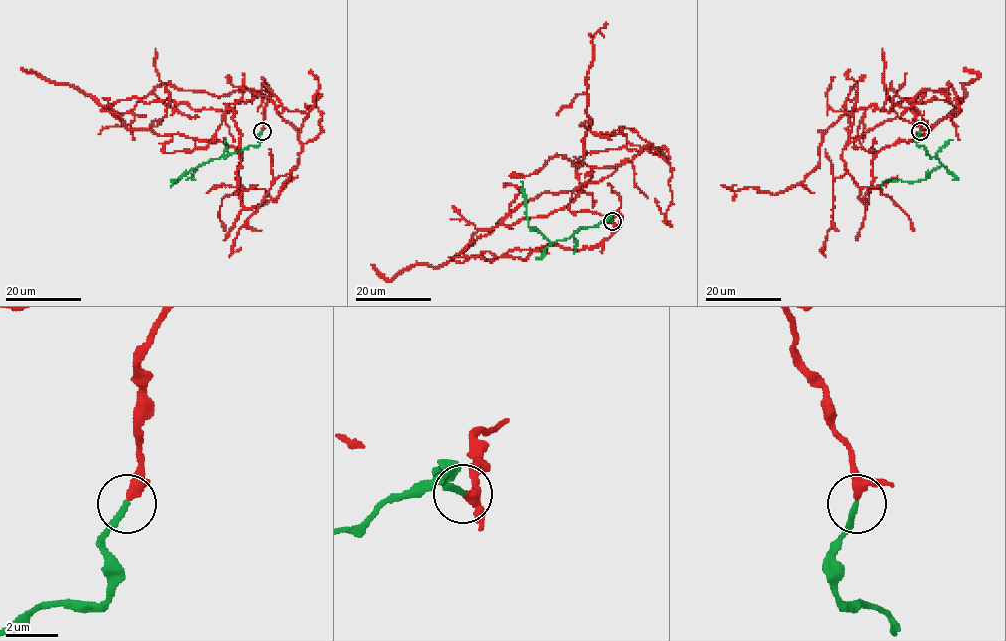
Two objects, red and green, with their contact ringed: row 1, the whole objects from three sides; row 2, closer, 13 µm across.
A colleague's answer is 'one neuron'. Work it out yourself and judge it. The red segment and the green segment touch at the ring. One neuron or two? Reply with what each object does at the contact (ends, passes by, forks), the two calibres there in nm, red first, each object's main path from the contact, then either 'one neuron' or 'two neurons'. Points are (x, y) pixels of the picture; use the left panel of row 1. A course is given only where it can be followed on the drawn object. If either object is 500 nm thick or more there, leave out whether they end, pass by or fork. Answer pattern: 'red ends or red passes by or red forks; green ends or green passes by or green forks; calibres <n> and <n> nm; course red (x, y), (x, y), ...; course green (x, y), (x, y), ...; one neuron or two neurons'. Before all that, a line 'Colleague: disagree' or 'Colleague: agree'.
Colleague: agree
red passes by; green ends; calibres 280 and 240 nm; course red (262, 130), (267, 89), (159, 84), (105, 108), (233, 147), (252, 209), (302, 149), (230, 76); course green (262, 130), (258, 145), (249, 145), (200, 165), (177, 182), (173, 181), (171, 187); one neuron

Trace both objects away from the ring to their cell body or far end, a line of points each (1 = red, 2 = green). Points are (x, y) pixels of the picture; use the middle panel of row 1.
1: (612, 220), (582, 249), (455, 259), (478, 231), (563, 209), (592, 169), (652, 144), (580, 166)
2: (612, 220), (608, 218), (595, 226), (580, 228), (566, 238), (550, 242), (528, 225), (521, 181)

